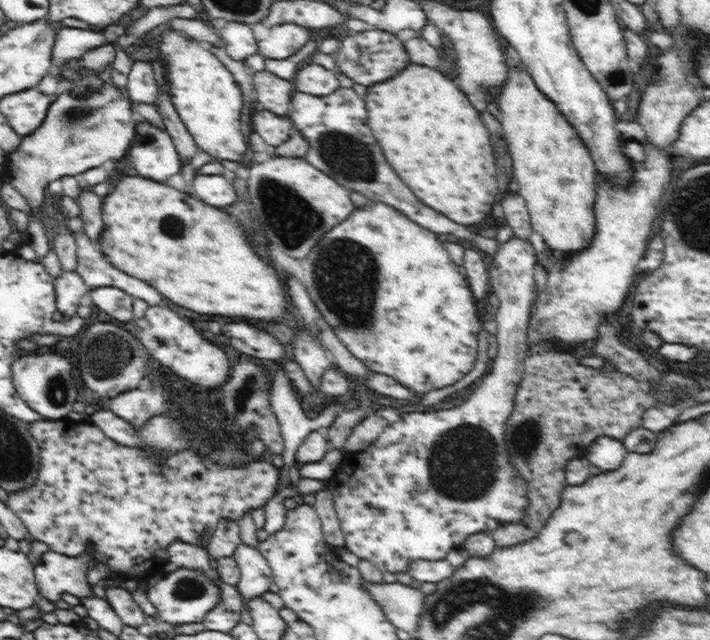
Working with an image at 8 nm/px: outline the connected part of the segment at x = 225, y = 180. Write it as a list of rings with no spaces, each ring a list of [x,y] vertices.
[[[227,174],[196,175],[192,188],[198,199],[213,207],[224,208],[236,202],[236,190]]]

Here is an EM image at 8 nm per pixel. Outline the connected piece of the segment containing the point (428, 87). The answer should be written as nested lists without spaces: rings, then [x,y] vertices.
[[[410,62],[388,80],[367,86],[368,126],[384,146],[390,166],[424,204],[458,224],[478,224],[492,218],[492,204],[498,192],[494,154],[492,146],[488,146],[488,130],[480,120],[480,112],[472,108],[464,92],[454,84],[453,75],[444,76],[440,70]]]

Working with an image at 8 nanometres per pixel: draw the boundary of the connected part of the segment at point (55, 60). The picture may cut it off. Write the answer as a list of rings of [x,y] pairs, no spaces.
[[[62,27],[52,48],[52,67],[58,68],[66,61],[80,59],[86,51],[106,44],[104,34],[92,29]]]

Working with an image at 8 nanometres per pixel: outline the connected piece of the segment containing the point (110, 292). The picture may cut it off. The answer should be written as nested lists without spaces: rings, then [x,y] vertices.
[[[102,286],[90,290],[94,307],[112,315],[120,322],[134,320],[133,318],[133,300],[130,294],[125,294],[122,290],[113,286]]]

